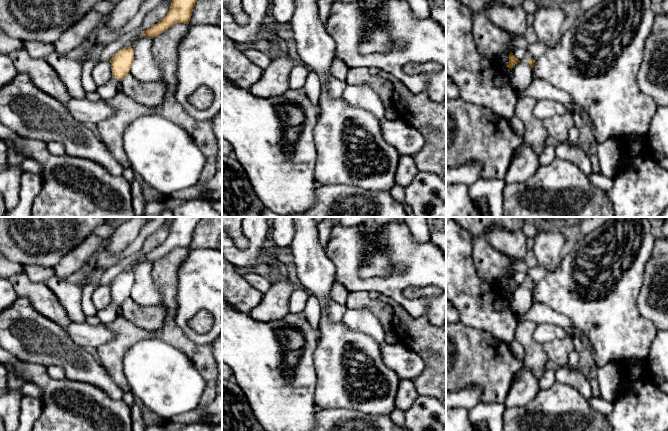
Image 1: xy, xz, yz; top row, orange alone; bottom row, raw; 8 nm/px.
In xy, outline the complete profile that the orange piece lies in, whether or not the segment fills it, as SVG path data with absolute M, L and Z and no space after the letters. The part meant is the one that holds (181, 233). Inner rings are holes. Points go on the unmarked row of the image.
M174 217L166 240L150 253L141 255L142 259L154 262L175 247L189 248L193 232L202 217Z

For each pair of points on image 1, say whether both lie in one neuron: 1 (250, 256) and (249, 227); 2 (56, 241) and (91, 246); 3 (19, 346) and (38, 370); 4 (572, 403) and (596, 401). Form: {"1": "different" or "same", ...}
{"1": "same", "2": "different", "3": "different", "4": "different"}

